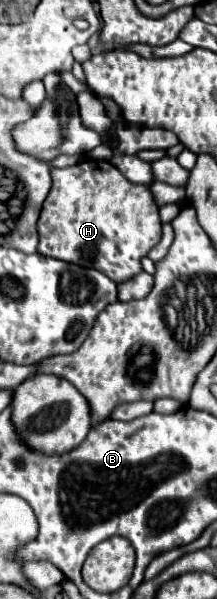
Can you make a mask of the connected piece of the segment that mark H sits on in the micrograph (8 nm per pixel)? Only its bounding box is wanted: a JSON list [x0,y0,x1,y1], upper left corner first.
[37,159,161,283]

